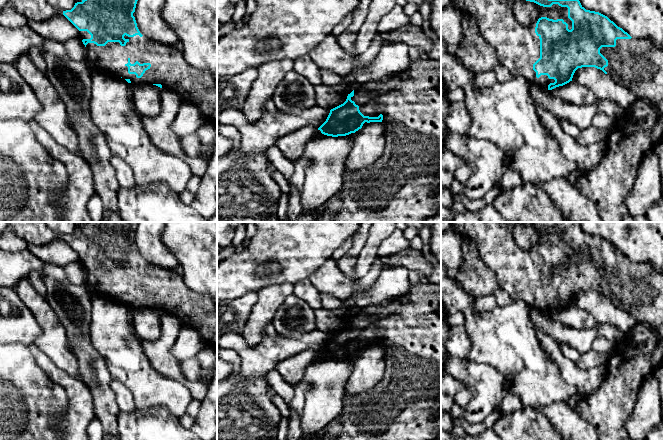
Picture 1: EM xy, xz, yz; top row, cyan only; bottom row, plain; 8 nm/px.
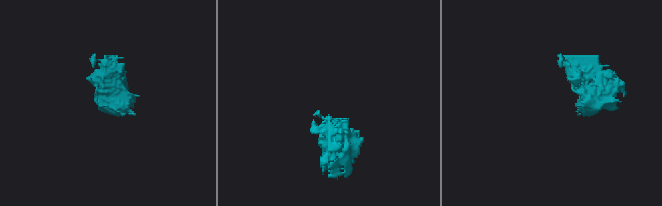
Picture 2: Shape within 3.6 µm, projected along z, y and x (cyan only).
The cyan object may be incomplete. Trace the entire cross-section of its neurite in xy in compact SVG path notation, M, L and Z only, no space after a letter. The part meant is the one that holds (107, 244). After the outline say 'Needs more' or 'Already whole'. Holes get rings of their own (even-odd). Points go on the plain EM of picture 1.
M8 222L8 225L16 235L34 245L45 245L56 238L63 238L79 254L80 263L86 271L85 286L92 294L109 295L132 309L153 308L175 315L183 325L195 328L206 343L217 350L217 304L209 295L191 290L184 283L179 269L161 268L140 257L134 241L138 222L76 222L74 231L66 235L56 233L47 226L46 222Z. Needs more

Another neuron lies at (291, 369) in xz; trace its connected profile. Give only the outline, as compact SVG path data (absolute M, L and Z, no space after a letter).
M305 349L304 351L281 361L277 365L276 371L287 383L296 386L302 379L306 368L312 364L317 355L318 352L314 349Z

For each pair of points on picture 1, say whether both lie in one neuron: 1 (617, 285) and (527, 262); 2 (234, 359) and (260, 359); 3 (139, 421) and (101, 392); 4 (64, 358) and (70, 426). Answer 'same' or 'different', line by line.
1: same
2: different
3: different
4: different

